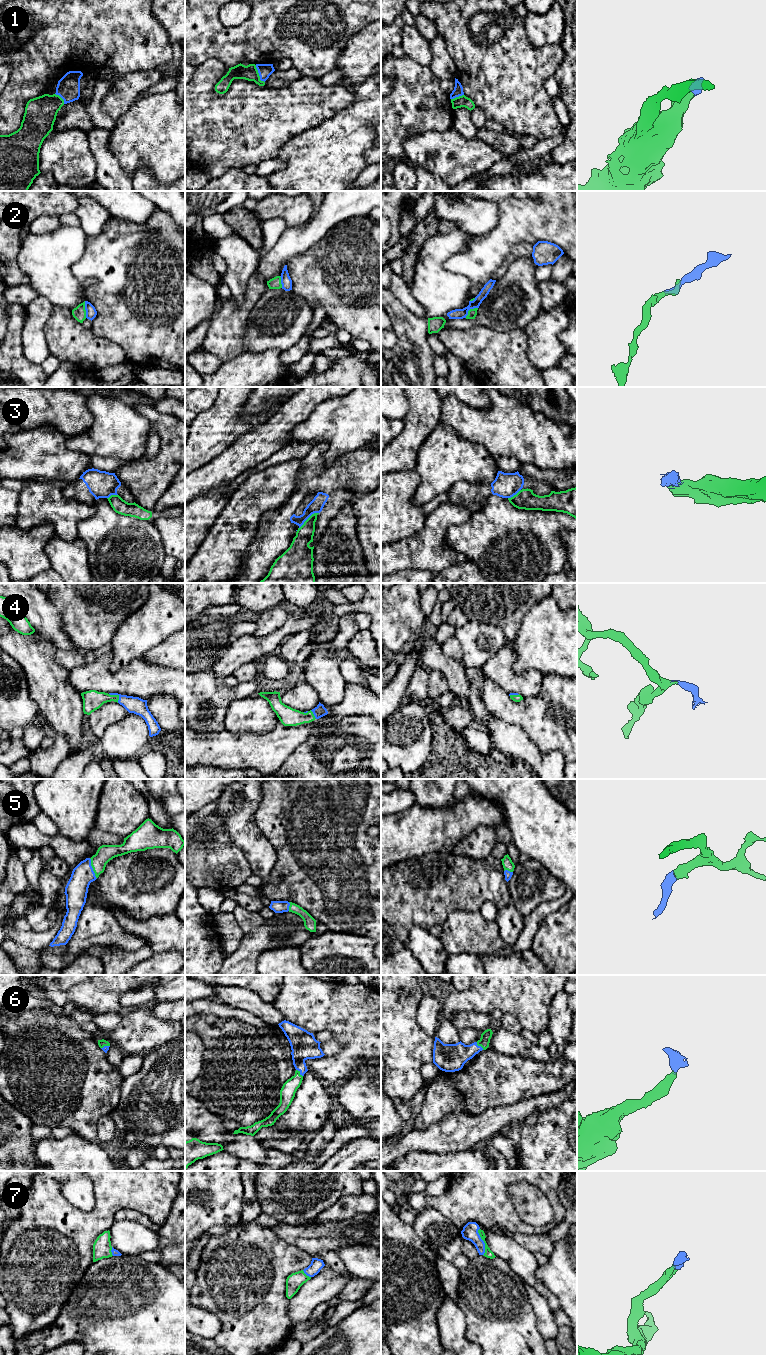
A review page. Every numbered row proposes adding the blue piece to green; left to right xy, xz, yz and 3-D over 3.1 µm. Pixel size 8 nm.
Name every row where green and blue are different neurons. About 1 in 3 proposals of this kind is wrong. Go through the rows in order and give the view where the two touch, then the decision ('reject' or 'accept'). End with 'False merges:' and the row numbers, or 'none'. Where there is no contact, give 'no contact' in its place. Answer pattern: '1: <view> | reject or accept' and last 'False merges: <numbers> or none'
1: xz | accept
2: xy | reject
3: xz | reject
4: xy | accept
5: xy | accept
6: xz | accept
7: yz | accept
False merges: 2, 3

